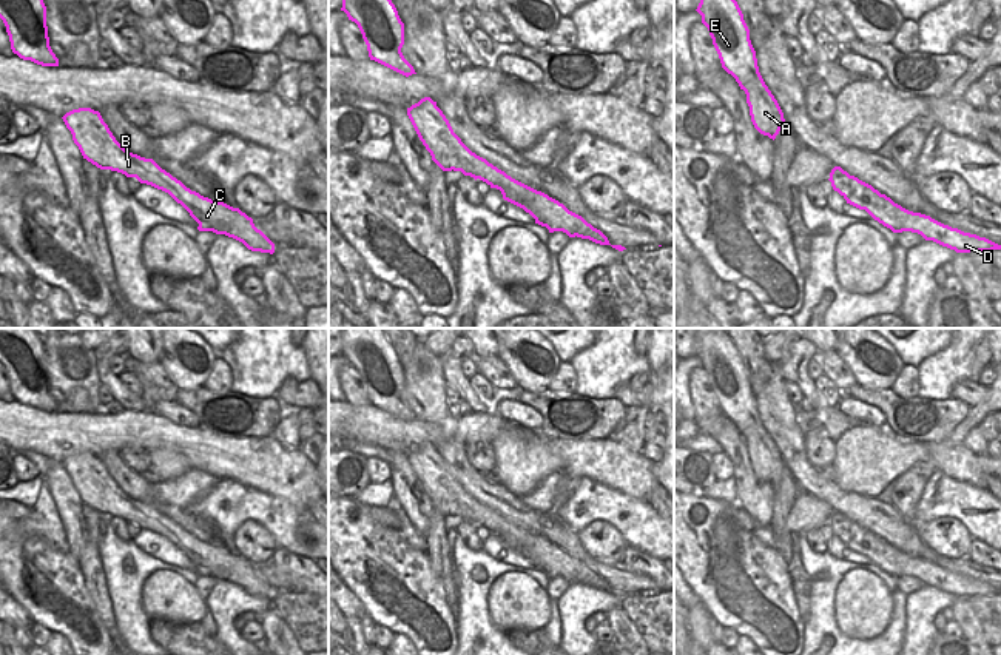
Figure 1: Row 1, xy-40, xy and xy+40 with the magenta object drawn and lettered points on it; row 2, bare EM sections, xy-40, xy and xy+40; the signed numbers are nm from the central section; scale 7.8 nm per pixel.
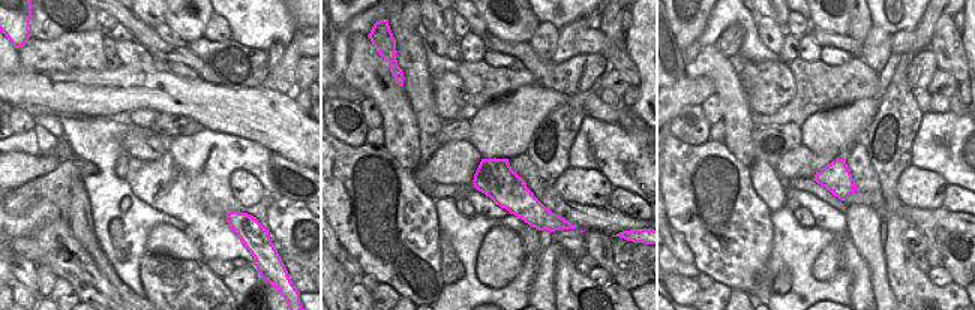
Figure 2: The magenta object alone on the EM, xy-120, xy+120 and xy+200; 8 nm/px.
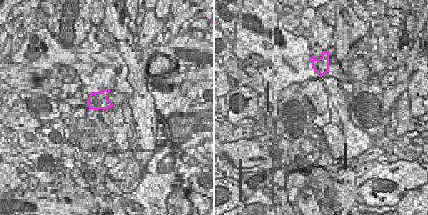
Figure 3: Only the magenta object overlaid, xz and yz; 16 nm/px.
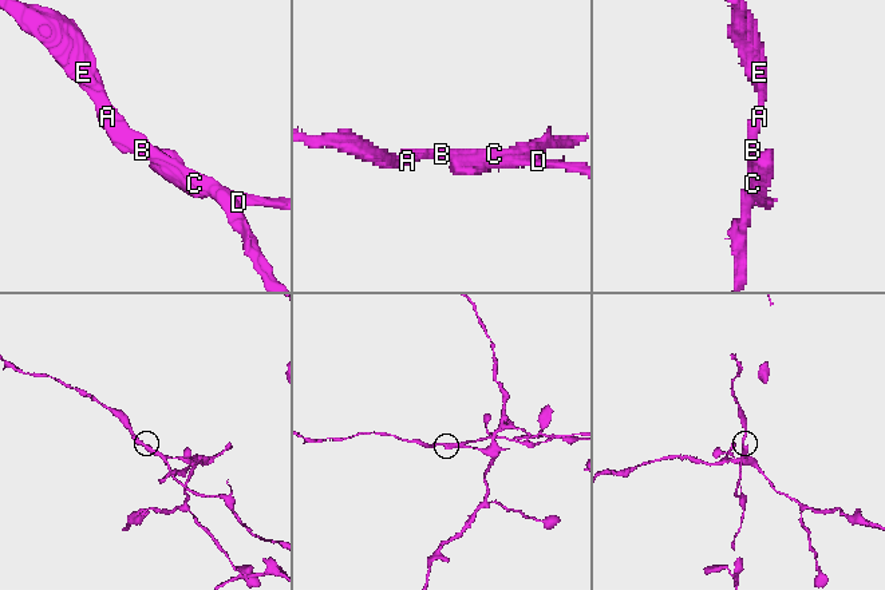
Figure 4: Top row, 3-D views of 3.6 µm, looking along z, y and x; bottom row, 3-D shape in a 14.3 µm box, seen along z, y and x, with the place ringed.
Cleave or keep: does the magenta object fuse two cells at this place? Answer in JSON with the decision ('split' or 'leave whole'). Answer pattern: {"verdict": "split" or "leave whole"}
{"verdict": "split"}

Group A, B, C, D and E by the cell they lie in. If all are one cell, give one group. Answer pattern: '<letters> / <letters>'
A B C E / D

